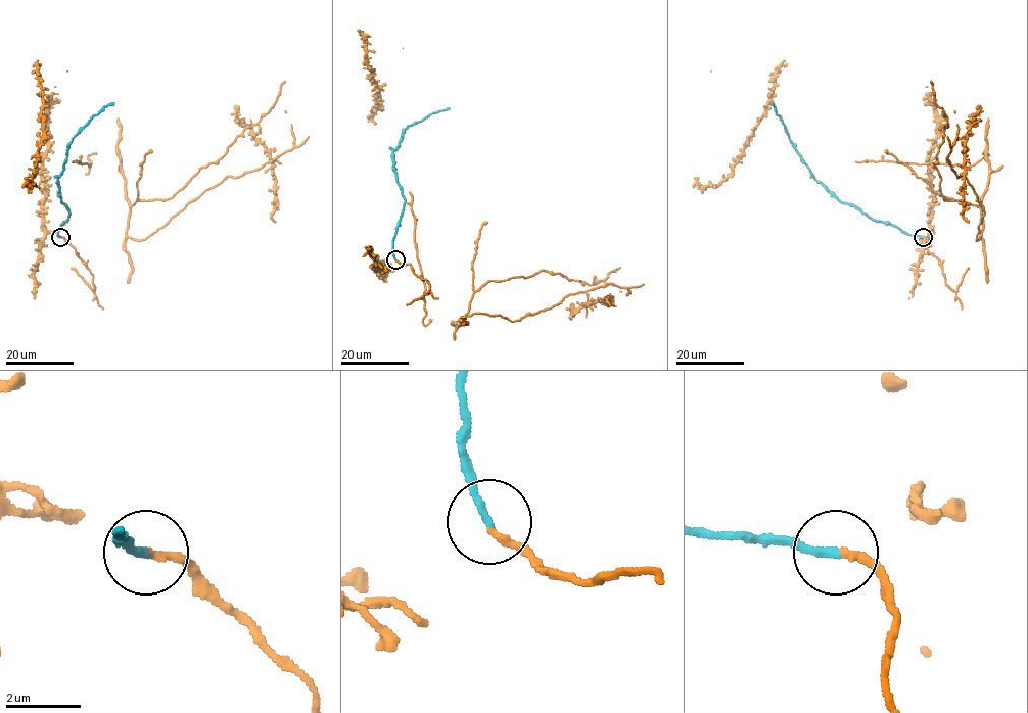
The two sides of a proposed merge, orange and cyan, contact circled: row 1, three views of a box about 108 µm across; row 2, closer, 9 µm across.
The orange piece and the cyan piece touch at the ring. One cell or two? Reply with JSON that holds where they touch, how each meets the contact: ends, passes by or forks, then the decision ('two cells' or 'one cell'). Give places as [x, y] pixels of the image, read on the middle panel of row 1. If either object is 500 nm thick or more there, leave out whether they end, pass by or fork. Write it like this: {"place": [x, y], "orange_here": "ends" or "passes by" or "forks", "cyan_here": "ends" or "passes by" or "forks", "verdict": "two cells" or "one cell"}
{"place": [395, 259], "orange_here": "ends", "cyan_here": "ends", "verdict": "one cell"}

